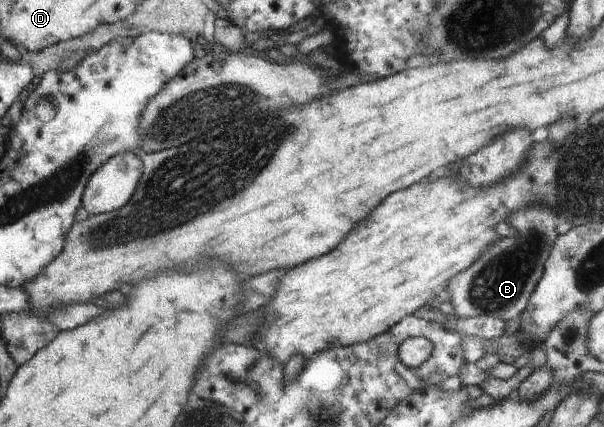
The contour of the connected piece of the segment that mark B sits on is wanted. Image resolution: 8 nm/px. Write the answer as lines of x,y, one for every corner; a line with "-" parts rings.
534,205
527,208
527,211
510,215
505,222
517,230
515,235
511,238
499,237
472,266
467,268
467,271
457,274
446,288
451,294
451,303
455,307
455,314
458,314
461,319
483,315
509,323
509,320
517,318
525,311
529,298
541,279
544,263
549,257
553,242
558,238
556,228
559,225
559,220
546,207

